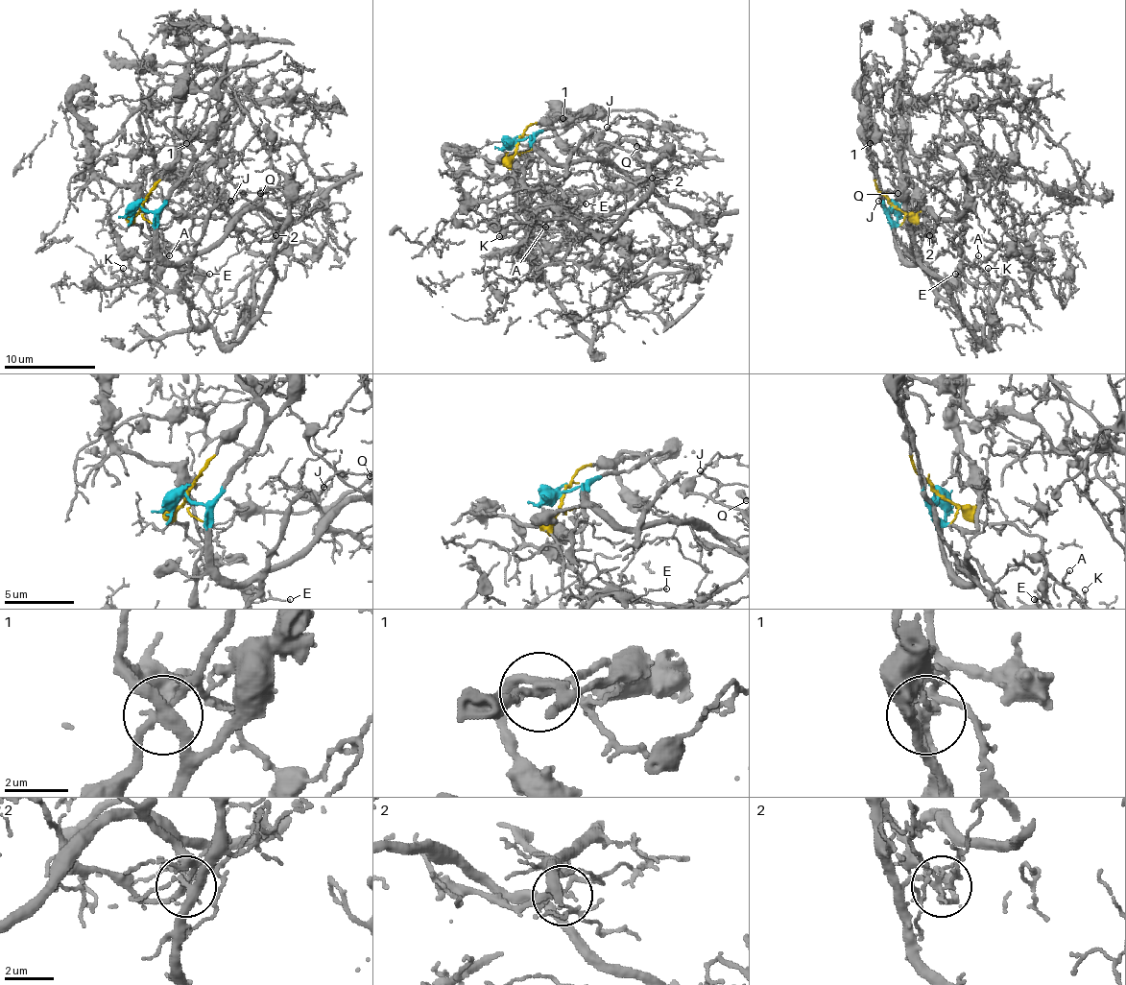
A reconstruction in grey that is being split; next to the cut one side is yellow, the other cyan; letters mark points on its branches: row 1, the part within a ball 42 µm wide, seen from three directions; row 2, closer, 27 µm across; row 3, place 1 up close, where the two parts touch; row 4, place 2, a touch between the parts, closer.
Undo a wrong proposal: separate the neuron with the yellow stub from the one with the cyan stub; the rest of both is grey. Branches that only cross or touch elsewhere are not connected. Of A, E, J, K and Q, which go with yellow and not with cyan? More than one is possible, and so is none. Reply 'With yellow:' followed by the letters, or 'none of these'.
With yellow: A, E, J, K

